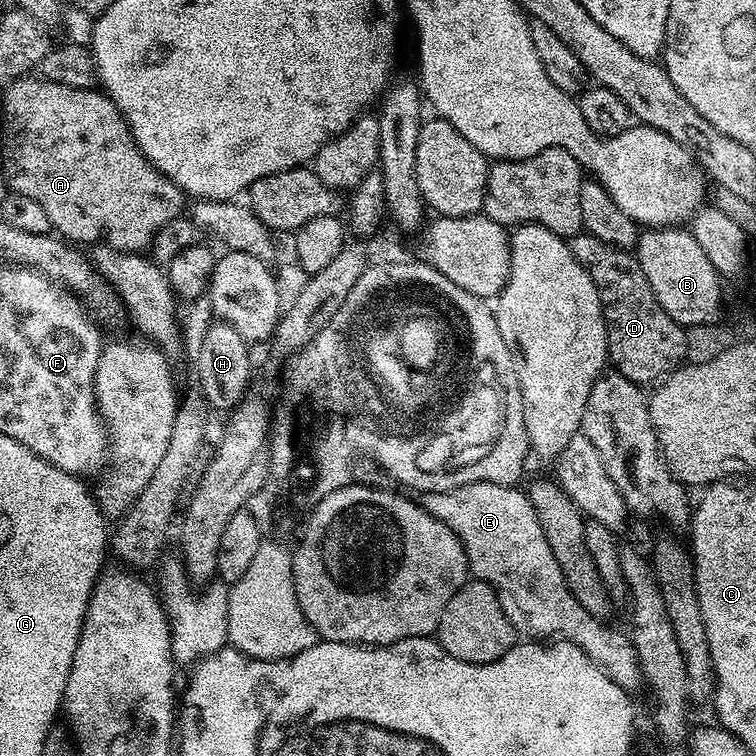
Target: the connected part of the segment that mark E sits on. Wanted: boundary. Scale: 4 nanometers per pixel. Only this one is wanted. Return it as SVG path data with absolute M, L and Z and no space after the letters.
M479 480L453 487L446 493L421 492L418 502L431 516L454 530L464 547L469 573L501 593L508 592L513 606L534 631L541 632L544 638L570 641L581 648L590 662L614 678L618 686L636 694L646 677L631 635L611 628L607 619L590 614L590 610L570 594L558 558L554 558L542 526L538 526L538 514L534 514L534 506L530 506L528 493L518 489L510 484Z

